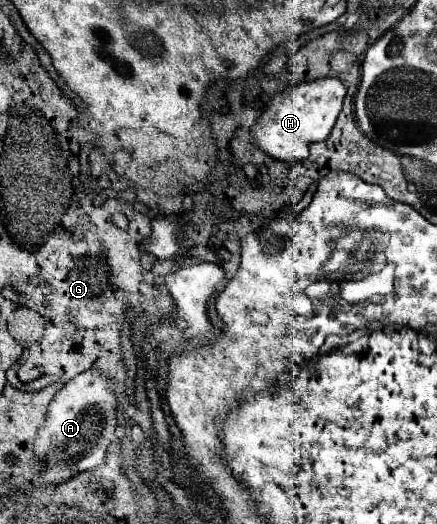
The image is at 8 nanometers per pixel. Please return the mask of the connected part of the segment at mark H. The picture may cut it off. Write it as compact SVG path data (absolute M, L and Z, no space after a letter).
M334 77L300 83L276 95L266 113L260 117L260 123L252 129L254 145L280 161L304 161L308 157L308 145L314 141L324 141L330 135L342 111L344 97L346 87L340 79Z

